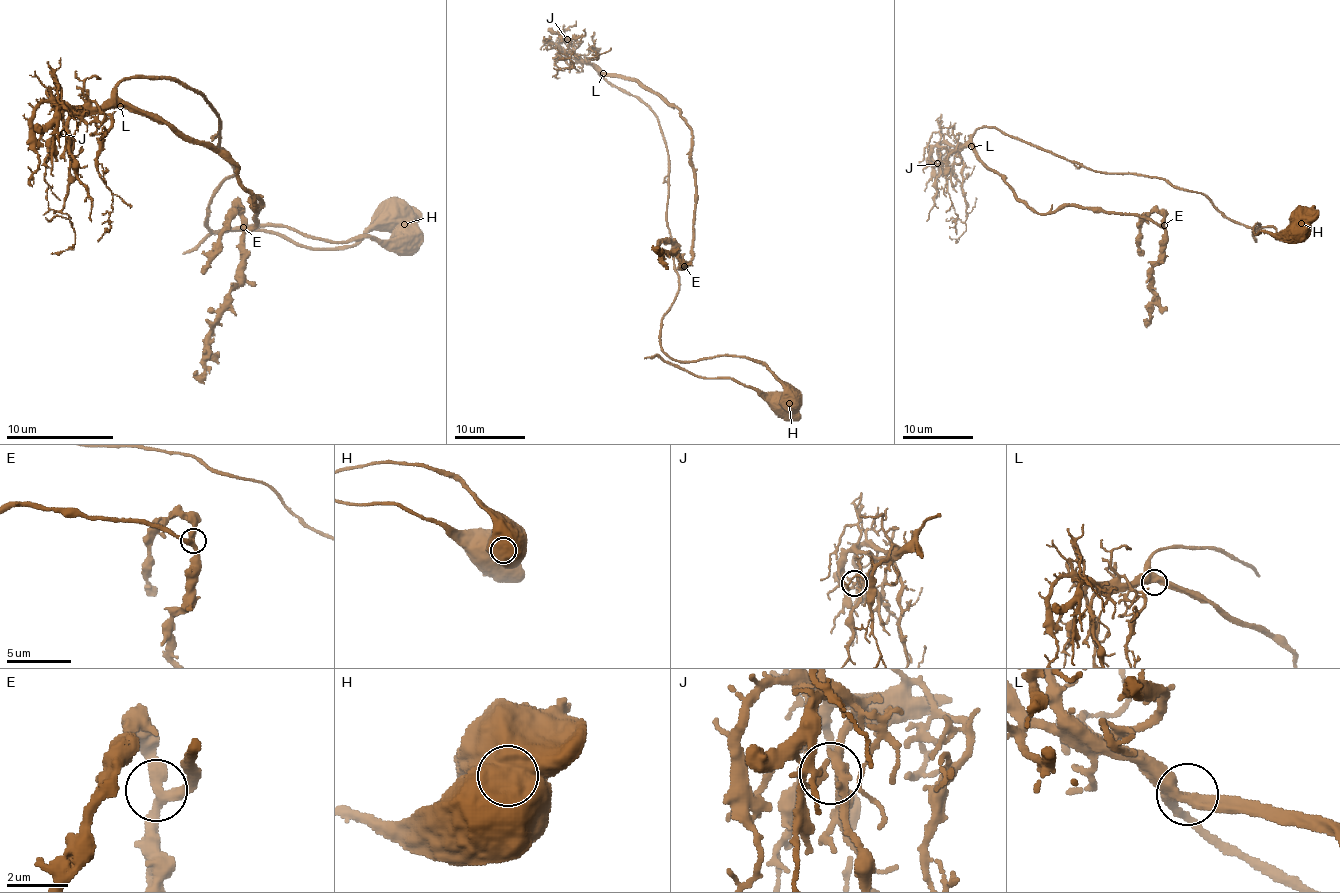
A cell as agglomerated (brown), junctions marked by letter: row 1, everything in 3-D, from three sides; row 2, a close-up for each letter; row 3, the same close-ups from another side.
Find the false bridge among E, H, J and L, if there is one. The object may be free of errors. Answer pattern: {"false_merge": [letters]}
{"false_merge": ["H"]}

